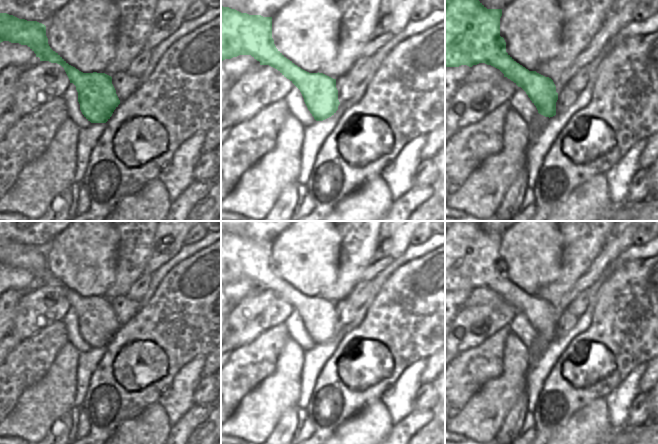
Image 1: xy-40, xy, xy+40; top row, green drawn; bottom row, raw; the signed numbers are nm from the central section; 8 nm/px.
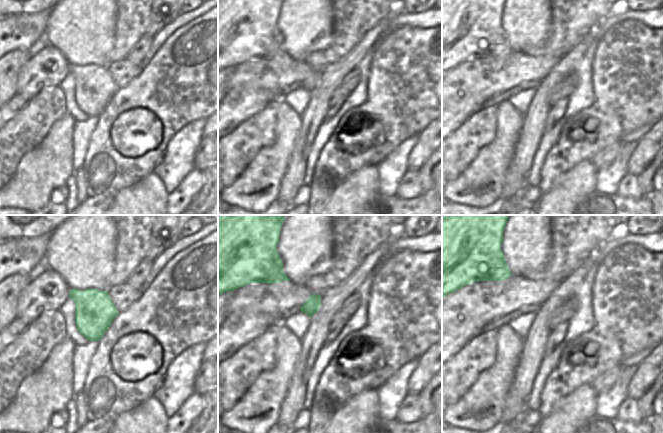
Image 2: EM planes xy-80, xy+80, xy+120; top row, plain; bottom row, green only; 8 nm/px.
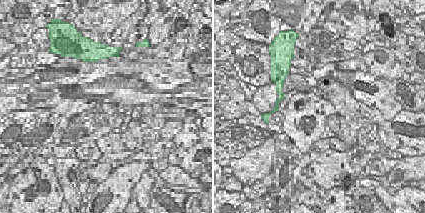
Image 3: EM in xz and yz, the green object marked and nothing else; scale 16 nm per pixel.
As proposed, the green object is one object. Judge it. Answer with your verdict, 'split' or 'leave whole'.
leave whole

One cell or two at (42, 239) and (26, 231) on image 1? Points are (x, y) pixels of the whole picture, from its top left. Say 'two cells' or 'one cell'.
one cell

